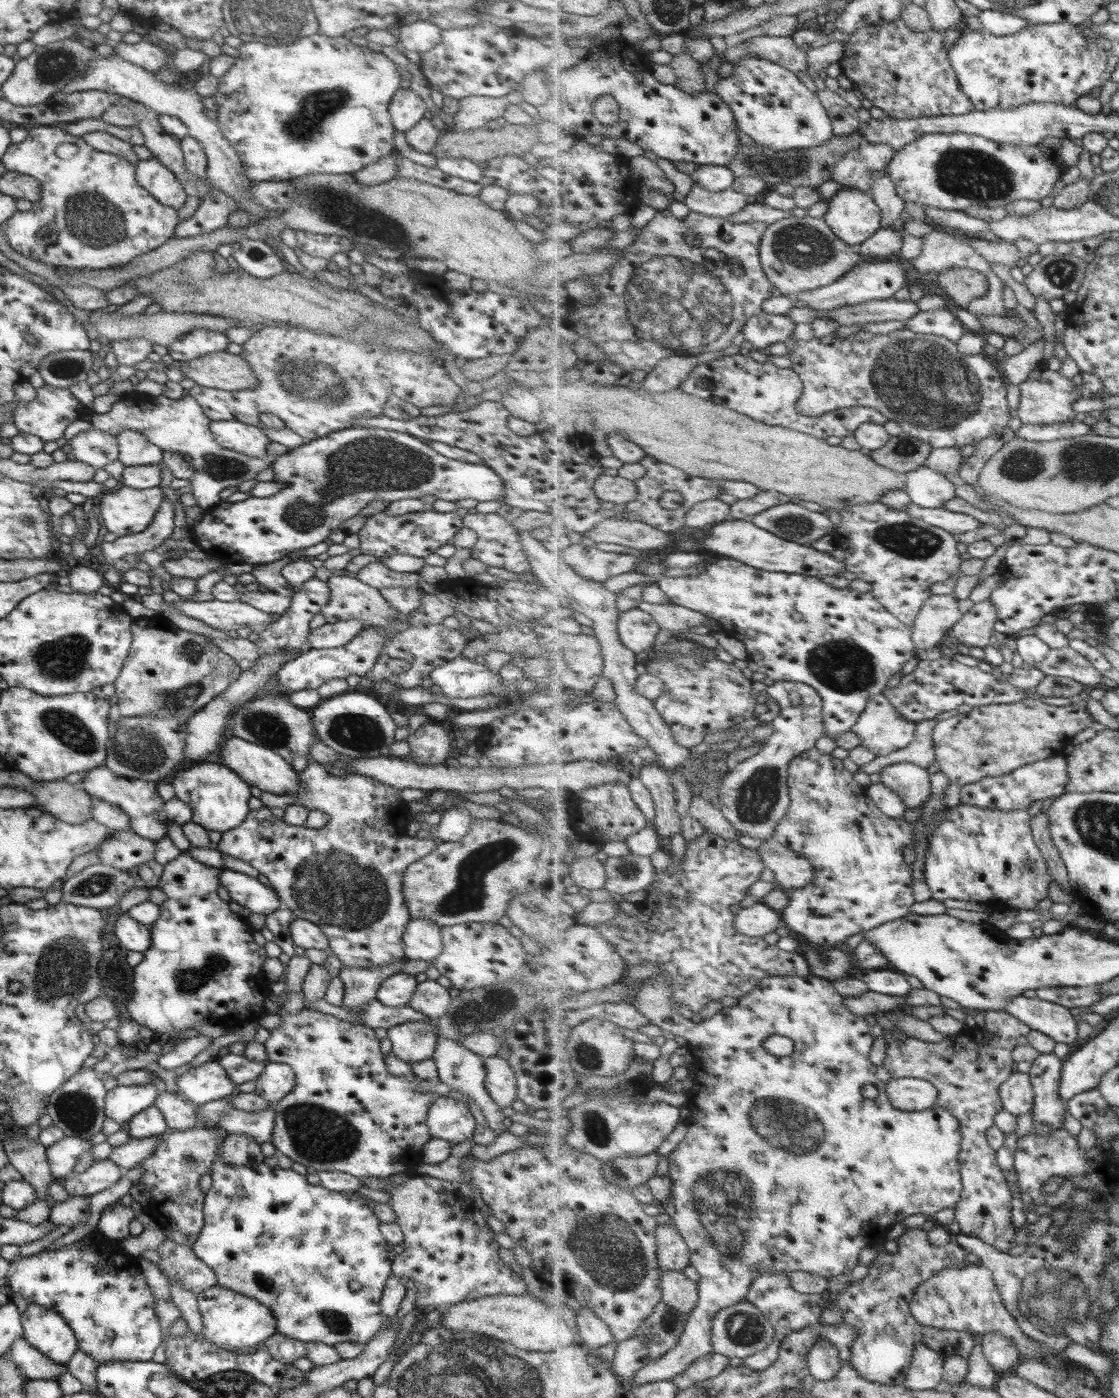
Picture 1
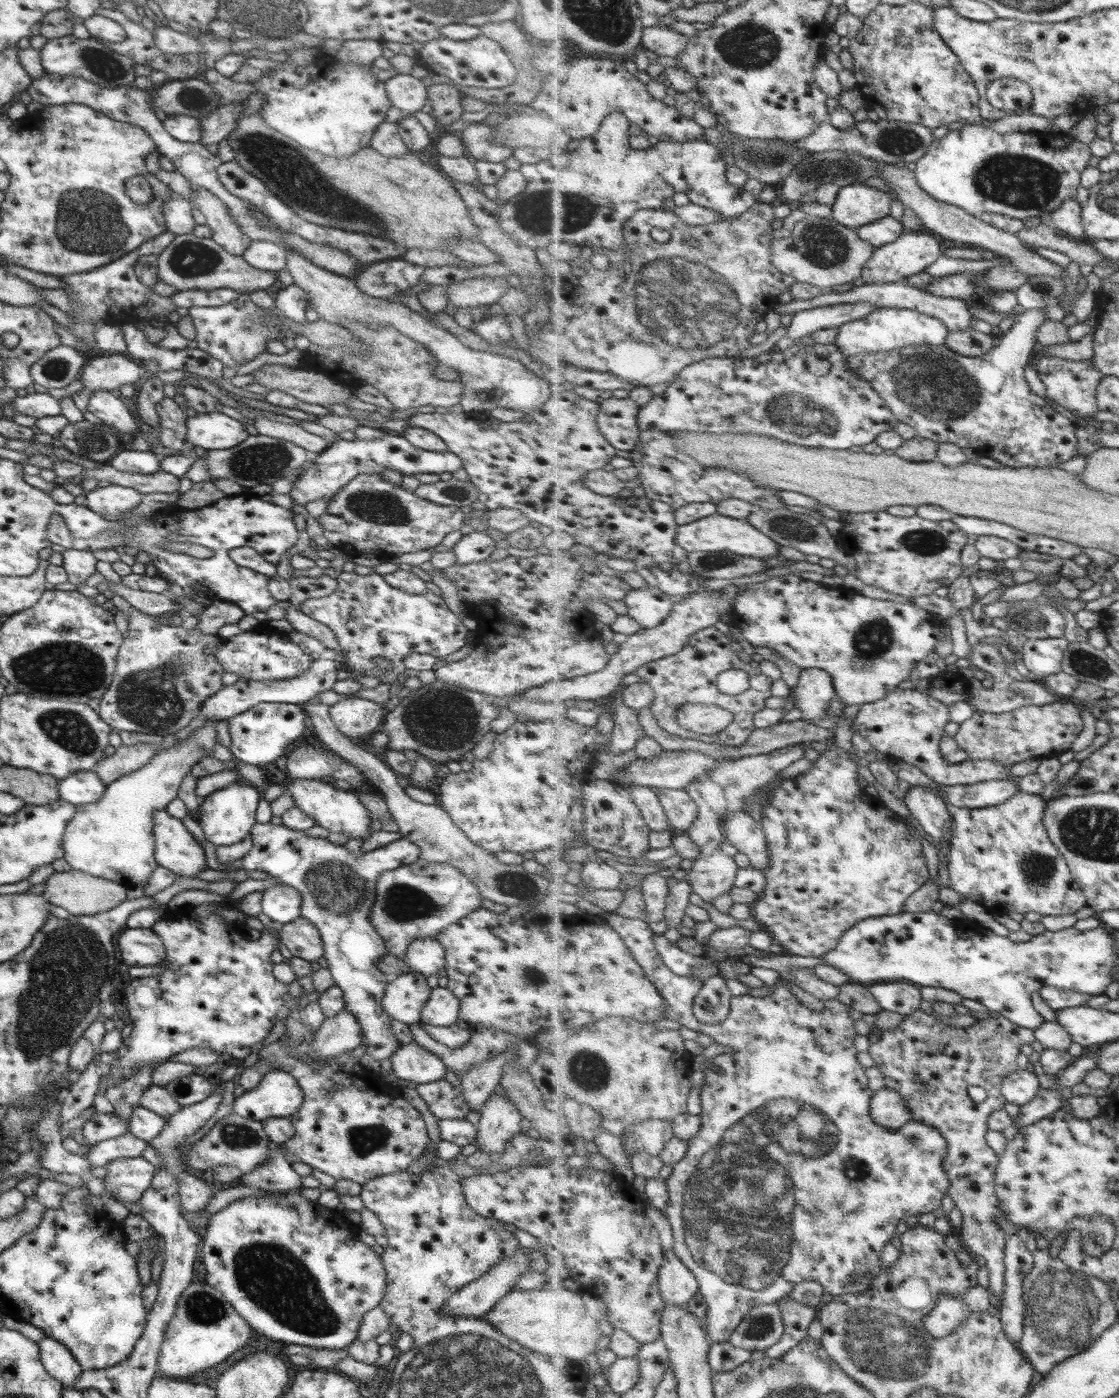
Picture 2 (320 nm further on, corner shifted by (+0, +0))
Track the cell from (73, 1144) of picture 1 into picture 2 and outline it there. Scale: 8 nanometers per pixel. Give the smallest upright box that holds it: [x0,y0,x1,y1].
[83,1132,147,1166]

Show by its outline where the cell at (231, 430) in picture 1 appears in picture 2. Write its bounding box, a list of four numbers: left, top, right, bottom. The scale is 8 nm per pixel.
[184,411,247,450]

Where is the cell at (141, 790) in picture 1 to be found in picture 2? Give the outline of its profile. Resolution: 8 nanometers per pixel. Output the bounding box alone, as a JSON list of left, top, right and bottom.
[152,810,211,878]

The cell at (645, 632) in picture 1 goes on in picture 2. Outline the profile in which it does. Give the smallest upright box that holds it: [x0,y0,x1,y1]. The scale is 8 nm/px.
[624,585,674,629]

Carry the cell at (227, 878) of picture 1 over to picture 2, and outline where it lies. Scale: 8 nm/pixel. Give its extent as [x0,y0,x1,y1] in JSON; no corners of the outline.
[260,884,301,925]

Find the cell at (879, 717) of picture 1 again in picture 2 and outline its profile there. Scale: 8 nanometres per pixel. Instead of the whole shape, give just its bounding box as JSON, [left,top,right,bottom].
[852,688,1048,795]

